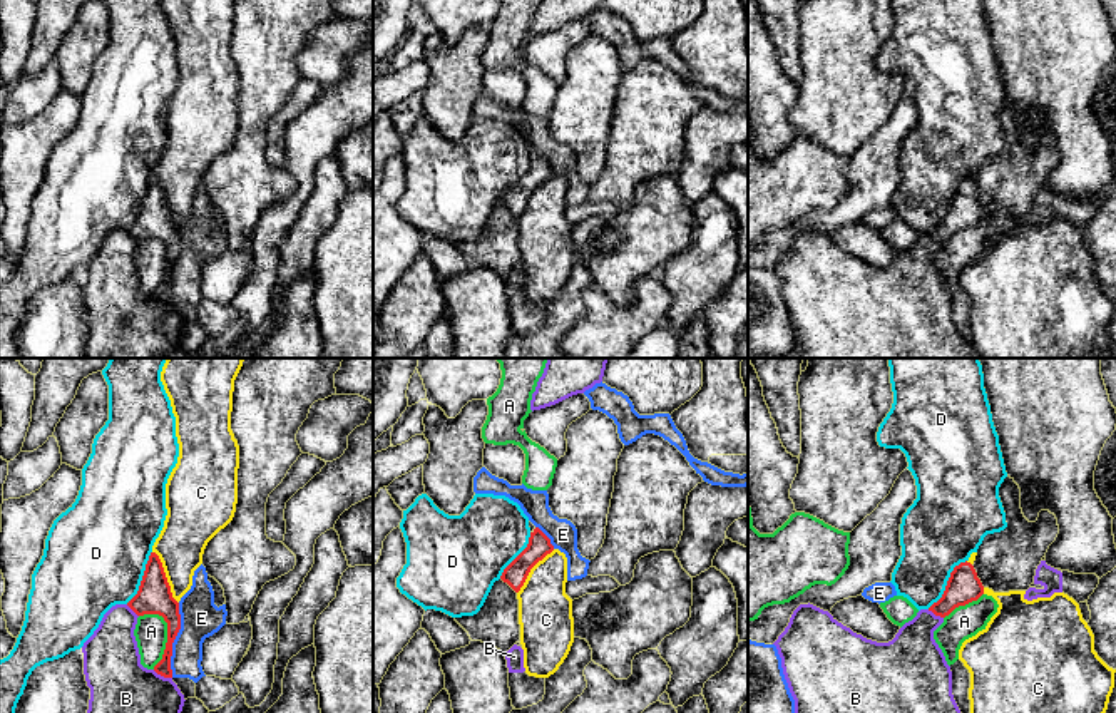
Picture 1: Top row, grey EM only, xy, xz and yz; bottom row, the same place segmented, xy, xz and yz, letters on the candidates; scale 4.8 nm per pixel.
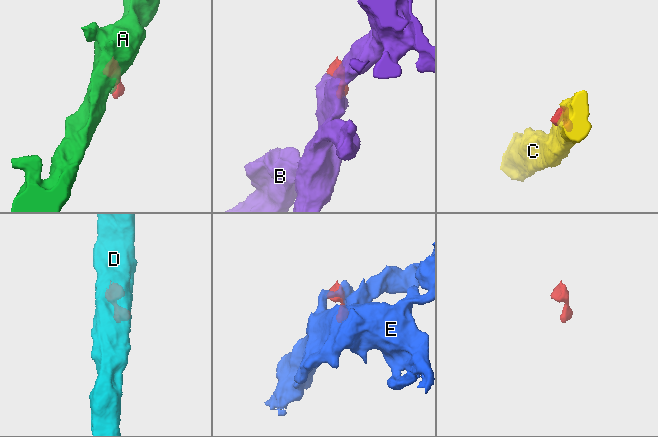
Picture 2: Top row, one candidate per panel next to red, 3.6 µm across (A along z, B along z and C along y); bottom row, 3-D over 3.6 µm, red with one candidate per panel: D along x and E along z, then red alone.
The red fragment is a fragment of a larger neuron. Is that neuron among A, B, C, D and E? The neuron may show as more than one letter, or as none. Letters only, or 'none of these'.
none of these

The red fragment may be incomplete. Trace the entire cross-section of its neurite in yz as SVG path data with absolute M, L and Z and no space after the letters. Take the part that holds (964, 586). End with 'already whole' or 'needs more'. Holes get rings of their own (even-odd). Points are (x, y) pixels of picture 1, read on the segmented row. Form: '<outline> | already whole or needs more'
M960 562L950 572L942 598L934 603L929 611L935 616L945 618L955 608L977 601L984 594L984 586L970 562Z | already whole

